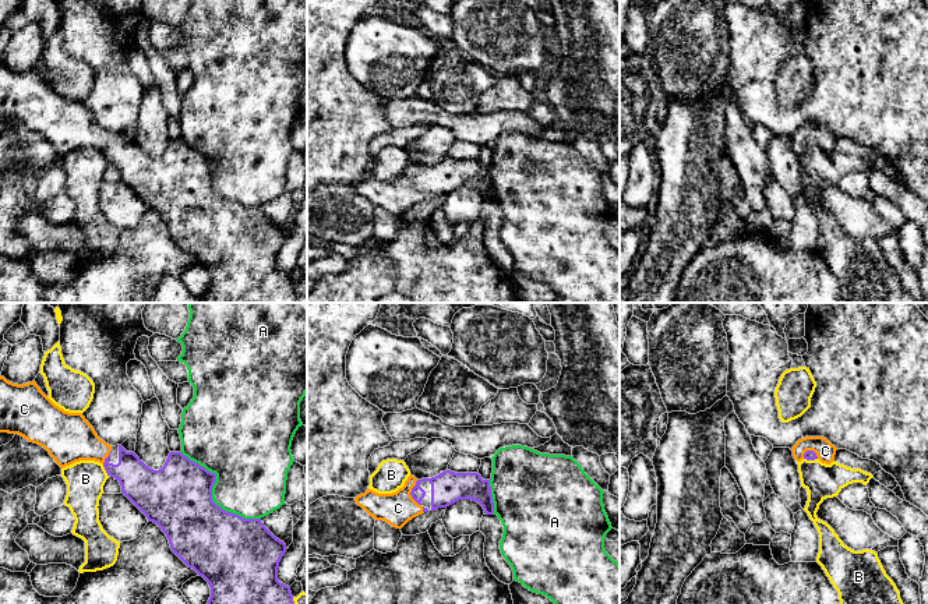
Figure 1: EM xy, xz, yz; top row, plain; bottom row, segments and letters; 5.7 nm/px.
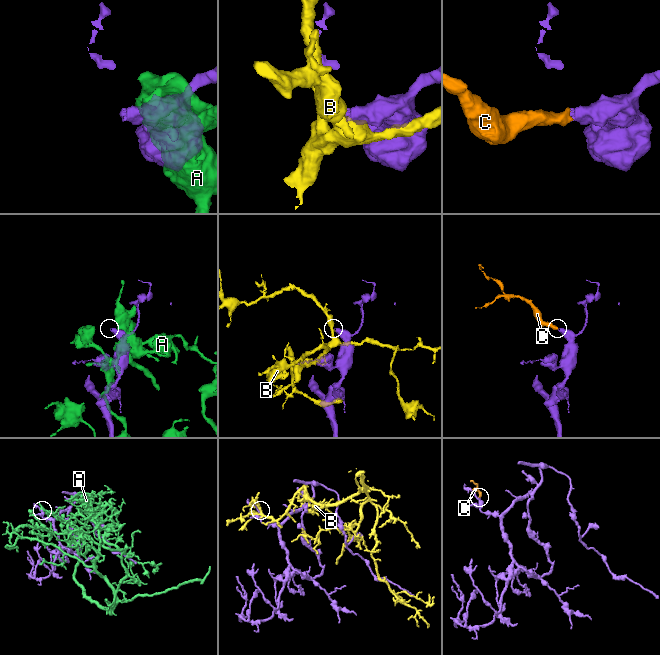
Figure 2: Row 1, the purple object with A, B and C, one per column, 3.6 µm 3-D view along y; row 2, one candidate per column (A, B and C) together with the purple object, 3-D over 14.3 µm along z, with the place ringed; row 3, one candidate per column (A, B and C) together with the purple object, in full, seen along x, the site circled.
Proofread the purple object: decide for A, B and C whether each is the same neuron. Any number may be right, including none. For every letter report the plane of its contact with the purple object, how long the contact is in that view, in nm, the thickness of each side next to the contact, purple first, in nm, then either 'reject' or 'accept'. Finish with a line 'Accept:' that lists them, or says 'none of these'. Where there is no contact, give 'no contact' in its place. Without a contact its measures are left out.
A: meets purple in xy; contact 600 nm long; 380 nm thick on the purple side, 400 nm on the other; reject
B: meets purple in xy; contact 80 nm long; 220 nm thick on the purple side, 220 nm on the other; reject
C: meets purple in xz; contact 200 nm long; 190 nm thick on the purple side, 190 nm on the other; accept
Accept: C

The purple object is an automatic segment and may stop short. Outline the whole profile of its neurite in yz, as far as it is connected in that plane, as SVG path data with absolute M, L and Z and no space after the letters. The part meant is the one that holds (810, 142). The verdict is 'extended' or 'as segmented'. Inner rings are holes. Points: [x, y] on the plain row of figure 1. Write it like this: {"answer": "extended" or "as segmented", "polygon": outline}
{"answer": "extended", "polygon": "M805 124L798 127L791 138L797 149L819 146L822 151L830 152L835 149L837 135L823 124Z"}

